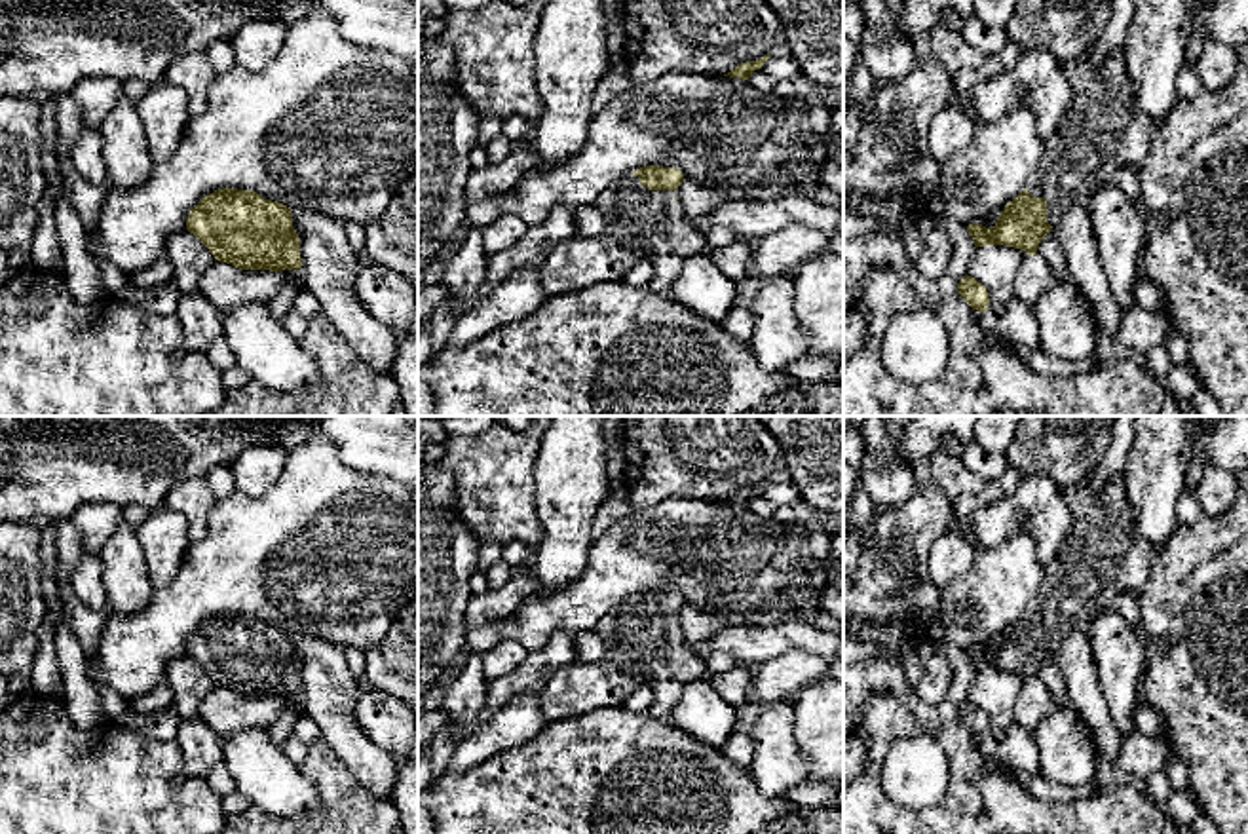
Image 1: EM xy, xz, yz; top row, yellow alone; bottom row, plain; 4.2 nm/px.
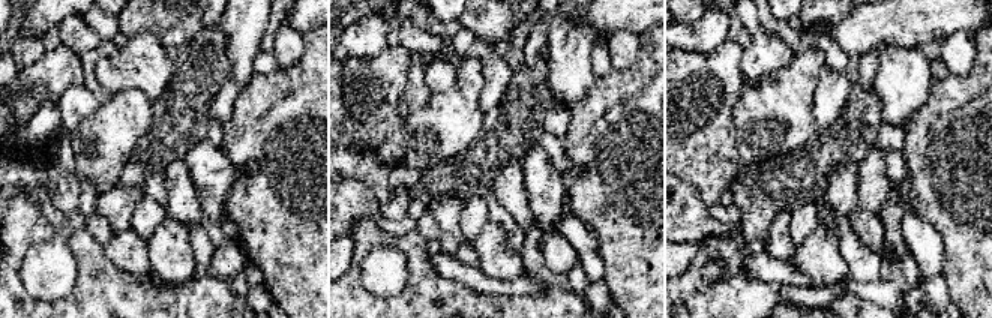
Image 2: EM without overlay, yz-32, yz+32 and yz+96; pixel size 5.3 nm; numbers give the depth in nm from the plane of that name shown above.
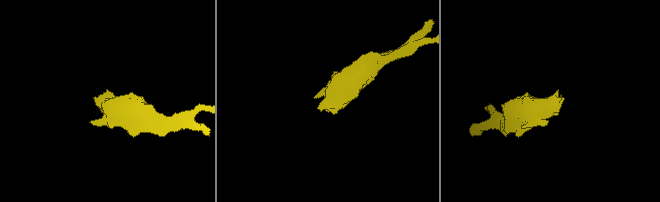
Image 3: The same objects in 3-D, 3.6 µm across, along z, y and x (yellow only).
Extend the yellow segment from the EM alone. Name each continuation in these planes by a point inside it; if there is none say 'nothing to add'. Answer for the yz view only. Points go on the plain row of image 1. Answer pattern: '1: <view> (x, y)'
1: yz (1081, 582)

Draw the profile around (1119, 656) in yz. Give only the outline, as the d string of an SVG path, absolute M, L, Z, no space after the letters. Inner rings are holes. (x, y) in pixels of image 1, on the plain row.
M1111 608L1087 629L1100 690L1111 722L1121 733L1134 730L1134 707L1140 701L1140 682L1145 673L1145 642Z

